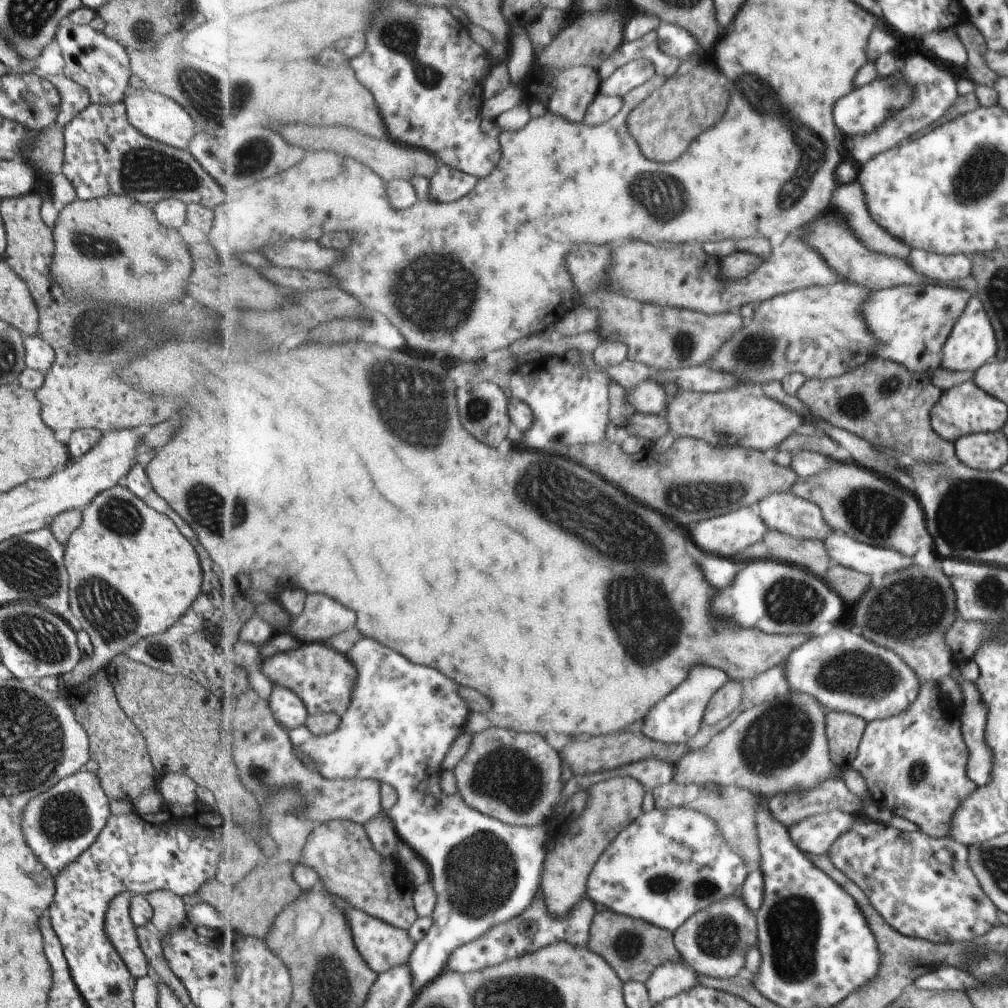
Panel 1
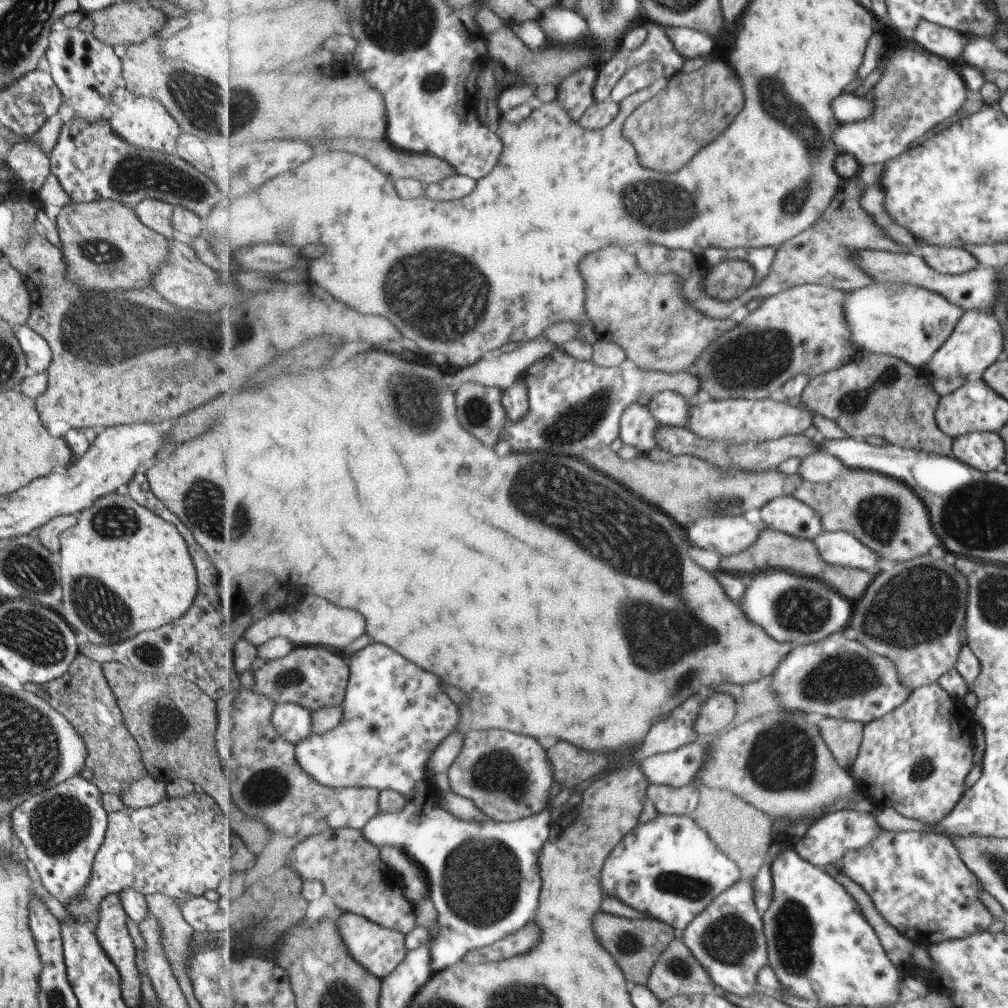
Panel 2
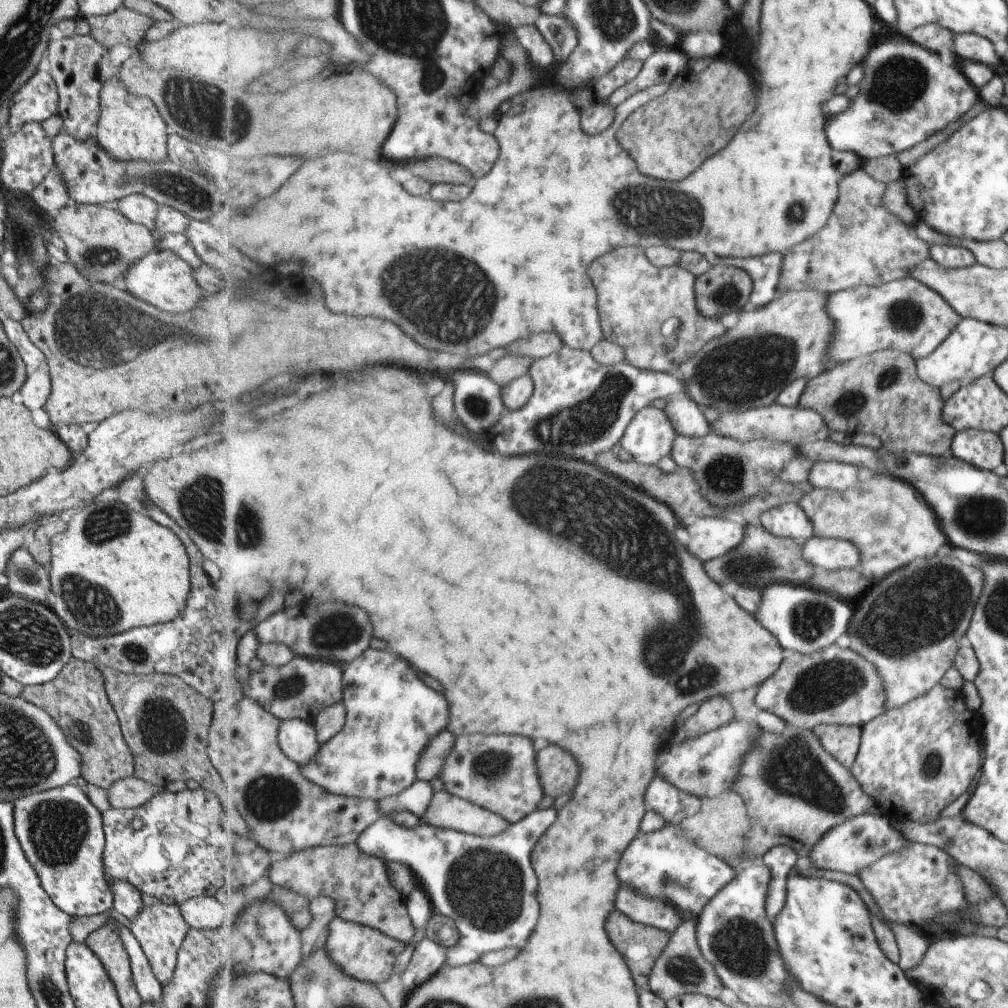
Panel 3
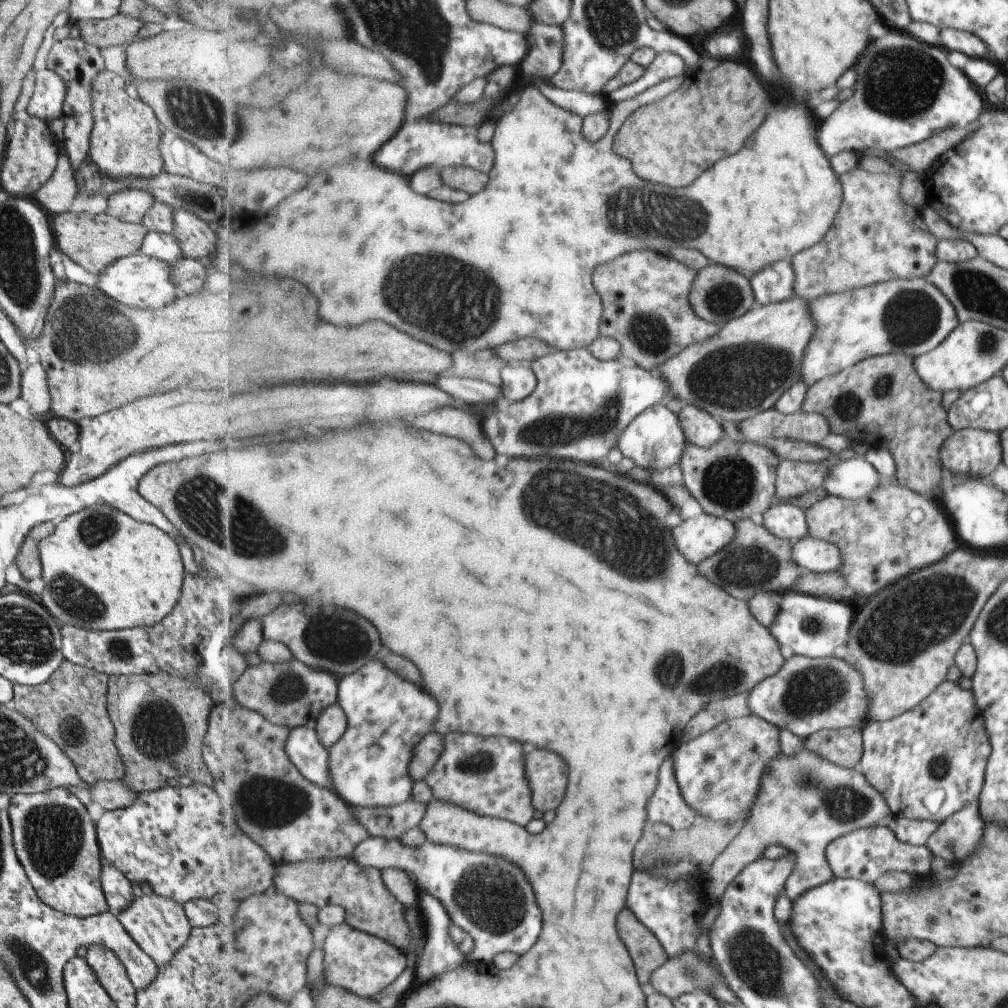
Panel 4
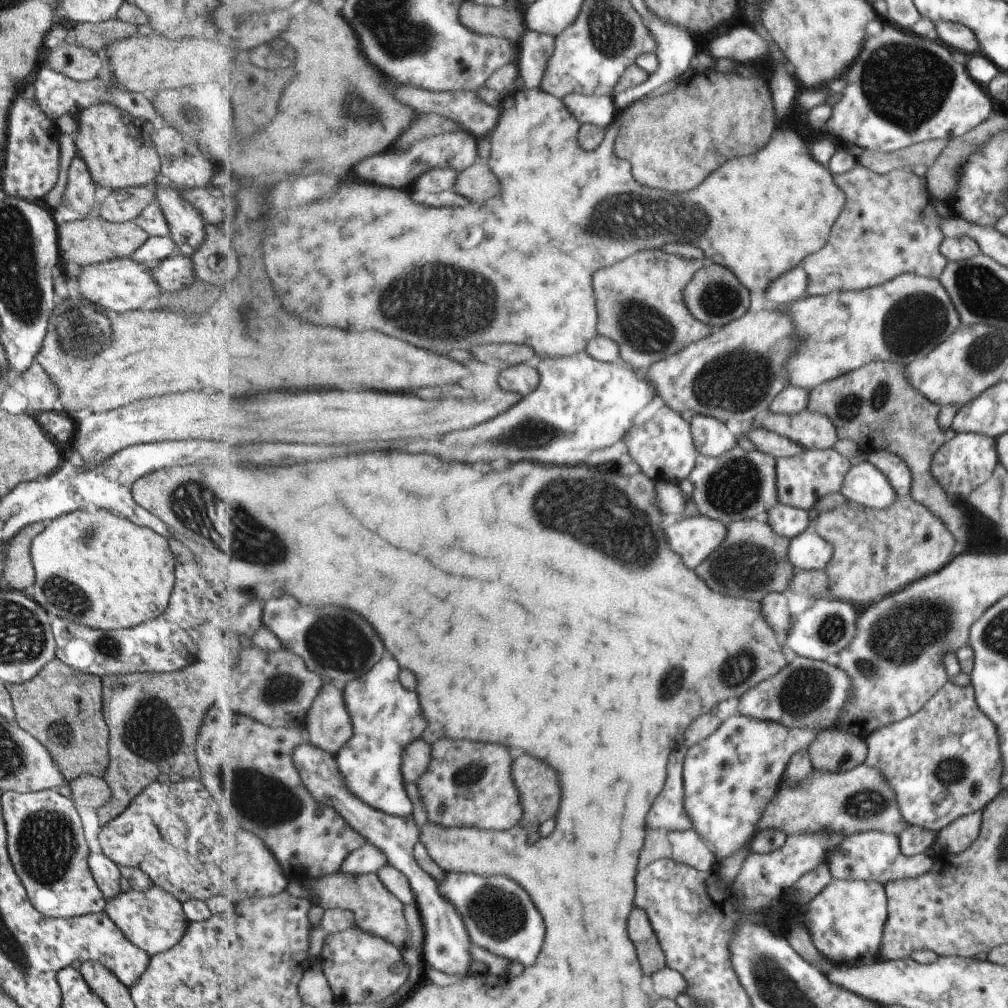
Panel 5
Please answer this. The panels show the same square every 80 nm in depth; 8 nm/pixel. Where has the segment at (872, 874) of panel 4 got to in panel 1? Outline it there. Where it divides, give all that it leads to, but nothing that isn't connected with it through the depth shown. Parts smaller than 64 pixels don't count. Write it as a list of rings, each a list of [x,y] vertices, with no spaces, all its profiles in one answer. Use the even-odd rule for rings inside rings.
[[[835,810],[825,814],[815,814],[805,818],[805,822],[801,822],[799,826],[795,824],[797,819],[793,820],[793,826],[789,828],[793,843],[805,854],[813,854],[813,856],[829,856],[833,844],[837,844],[837,840],[845,834],[849,834],[853,830],[853,826],[857,824],[857,818],[853,814]]]

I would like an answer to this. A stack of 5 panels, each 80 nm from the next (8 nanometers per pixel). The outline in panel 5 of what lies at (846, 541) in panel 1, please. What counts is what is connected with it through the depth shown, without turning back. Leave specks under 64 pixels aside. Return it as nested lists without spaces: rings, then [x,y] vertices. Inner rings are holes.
[[[812,527],[791,541],[788,557],[799,570],[823,571],[833,560],[834,546]]]

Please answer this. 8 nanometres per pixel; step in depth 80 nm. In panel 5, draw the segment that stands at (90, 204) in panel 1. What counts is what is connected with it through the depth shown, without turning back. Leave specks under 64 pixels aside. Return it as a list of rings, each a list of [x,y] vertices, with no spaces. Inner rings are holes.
[[[79,217],[56,225],[58,254],[61,263],[75,262],[79,267],[97,264],[113,258],[129,257],[148,237],[133,221],[114,223],[96,218]]]

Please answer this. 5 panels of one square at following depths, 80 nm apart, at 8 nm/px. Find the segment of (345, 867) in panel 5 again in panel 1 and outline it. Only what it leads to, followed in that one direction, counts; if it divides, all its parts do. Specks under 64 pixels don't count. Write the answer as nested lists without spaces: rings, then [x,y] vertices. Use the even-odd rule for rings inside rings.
[[[362,637],[362,639],[359,639],[348,650],[346,655],[351,659],[351,662],[354,663],[355,668],[358,670],[359,678],[355,678],[357,684],[355,684],[354,698],[351,700],[351,706],[347,708],[347,713],[343,714],[342,726],[339,726],[339,729],[335,730],[335,732],[325,735],[313,734],[306,726],[299,726],[299,728],[295,728],[295,730],[289,734],[292,739],[292,744],[295,746],[295,750],[308,756],[313,762],[315,770],[318,768],[319,774],[321,774],[323,778],[327,778],[327,780],[353,780],[353,778],[363,778],[363,780],[365,780],[365,778],[367,778],[367,780],[385,782],[396,790],[398,794],[397,803],[390,811],[384,811],[385,816],[383,816],[383,818],[390,824],[391,829],[396,835],[399,836],[407,846],[411,846],[411,848],[417,852],[417,856],[427,864],[430,870],[430,876],[432,877],[431,882],[434,885],[436,894],[436,907],[434,908],[434,913],[432,915],[432,927],[416,944],[414,954],[410,957],[411,964],[409,964],[409,966],[411,966],[413,976],[415,976],[415,978],[413,978],[413,986],[415,986],[415,990],[417,990],[417,994],[419,994],[421,990],[426,989],[428,985],[431,985],[431,982],[434,982],[435,978],[439,978],[439,976],[445,972],[448,968],[451,956],[453,956],[459,948],[467,946],[467,944],[473,942],[473,940],[483,938],[483,934],[489,934],[491,930],[495,930],[495,926],[519,918],[521,914],[525,914],[525,912],[535,904],[535,896],[539,894],[539,888],[541,888],[542,873],[543,868],[546,865],[547,852],[551,846],[552,832],[550,826],[546,824],[539,824],[539,826],[518,826],[503,823],[498,819],[487,816],[487,814],[481,814],[481,812],[472,808],[462,798],[458,791],[454,794],[445,794],[445,792],[441,790],[441,774],[444,772],[442,766],[443,760],[445,760],[449,748],[453,746],[453,742],[455,742],[461,734],[466,732],[465,727],[467,726],[467,722],[469,722],[471,714],[469,711],[469,704],[467,704],[467,702],[463,700],[463,696],[459,694],[461,686],[459,686],[455,680],[447,678],[443,672],[439,672],[439,670],[435,670],[435,668],[427,668],[427,666],[417,666],[417,664],[413,664],[413,662],[407,660],[405,656],[393,652],[391,648],[385,648],[383,644],[379,644],[379,642],[373,640],[373,638]]]

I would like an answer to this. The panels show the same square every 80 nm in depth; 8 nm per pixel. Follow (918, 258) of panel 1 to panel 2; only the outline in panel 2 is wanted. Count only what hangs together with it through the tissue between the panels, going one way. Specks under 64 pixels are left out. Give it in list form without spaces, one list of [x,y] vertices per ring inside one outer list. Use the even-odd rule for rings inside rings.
[[[925,245],[919,249],[923,262],[927,262],[931,270],[940,274],[963,274],[979,266],[974,256],[963,248]]]

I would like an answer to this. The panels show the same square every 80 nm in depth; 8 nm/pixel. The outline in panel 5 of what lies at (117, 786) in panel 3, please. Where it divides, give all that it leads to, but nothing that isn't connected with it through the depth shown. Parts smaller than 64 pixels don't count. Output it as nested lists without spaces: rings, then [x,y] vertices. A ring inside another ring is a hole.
[[[81,775],[70,779],[67,785],[71,789],[69,798],[77,808],[87,806],[98,809],[108,803],[112,795],[103,778],[93,775]]]

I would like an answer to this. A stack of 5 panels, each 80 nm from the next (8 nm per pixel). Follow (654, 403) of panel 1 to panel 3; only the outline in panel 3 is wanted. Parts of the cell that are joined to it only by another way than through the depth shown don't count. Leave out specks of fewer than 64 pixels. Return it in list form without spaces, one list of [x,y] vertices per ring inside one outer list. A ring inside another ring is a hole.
[[[687,393],[672,396],[667,400],[665,414],[669,416],[671,424],[681,436],[705,438],[714,432],[711,423],[701,412],[700,406]]]

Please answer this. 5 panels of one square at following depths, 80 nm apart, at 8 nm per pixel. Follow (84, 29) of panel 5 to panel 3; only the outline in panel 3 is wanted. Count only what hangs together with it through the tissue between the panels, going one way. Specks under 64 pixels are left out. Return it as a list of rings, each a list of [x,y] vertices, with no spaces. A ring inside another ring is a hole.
[[[119,7],[111,14],[89,16],[89,38],[93,38],[101,48],[126,46],[135,49],[143,43],[143,32],[154,23],[149,16]]]

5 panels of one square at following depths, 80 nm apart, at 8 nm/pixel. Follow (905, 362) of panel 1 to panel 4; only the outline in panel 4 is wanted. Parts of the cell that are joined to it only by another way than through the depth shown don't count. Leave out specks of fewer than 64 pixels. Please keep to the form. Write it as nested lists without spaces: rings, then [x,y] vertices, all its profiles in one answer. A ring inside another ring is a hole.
[[[925,277],[889,279],[887,282],[860,289],[828,294],[810,302],[810,307],[818,330],[806,350],[802,366],[802,380],[808,386],[874,356],[893,353],[907,355],[913,359],[929,353],[960,323],[957,312],[946,295],[937,290]]]

